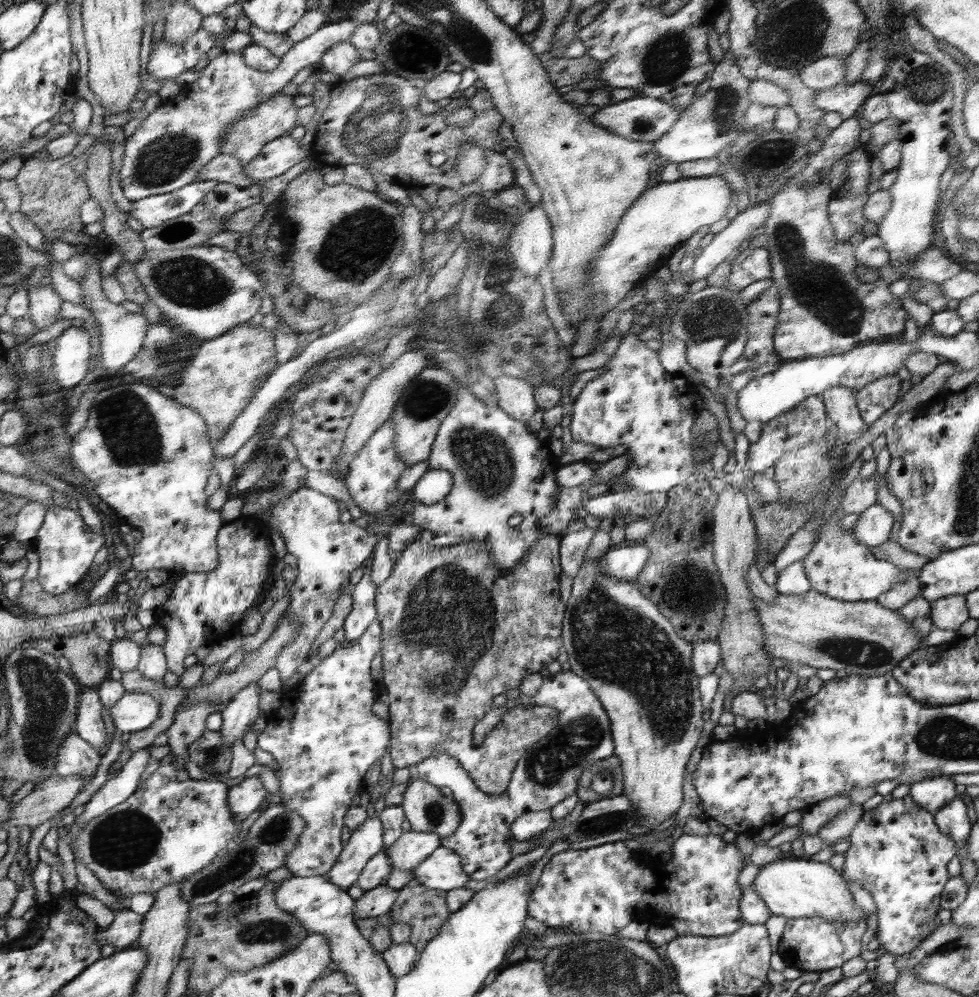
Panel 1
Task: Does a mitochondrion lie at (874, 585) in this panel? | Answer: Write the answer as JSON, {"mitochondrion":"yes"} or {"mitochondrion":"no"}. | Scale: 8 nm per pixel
{"mitochondrion":"no"}

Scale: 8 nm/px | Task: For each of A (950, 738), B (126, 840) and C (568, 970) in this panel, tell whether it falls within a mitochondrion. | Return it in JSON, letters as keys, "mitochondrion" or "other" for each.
{"A":"mitochondrion","B":"mitochondrion","C":"mitochondrion"}

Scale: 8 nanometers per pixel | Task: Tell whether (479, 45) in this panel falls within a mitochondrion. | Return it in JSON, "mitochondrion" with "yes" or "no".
{"mitochondrion":"yes"}

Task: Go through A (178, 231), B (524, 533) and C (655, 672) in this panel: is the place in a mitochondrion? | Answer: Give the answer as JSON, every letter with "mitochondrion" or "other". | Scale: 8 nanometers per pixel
{"A":"mitochondrion","B":"other","C":"mitochondrion"}

